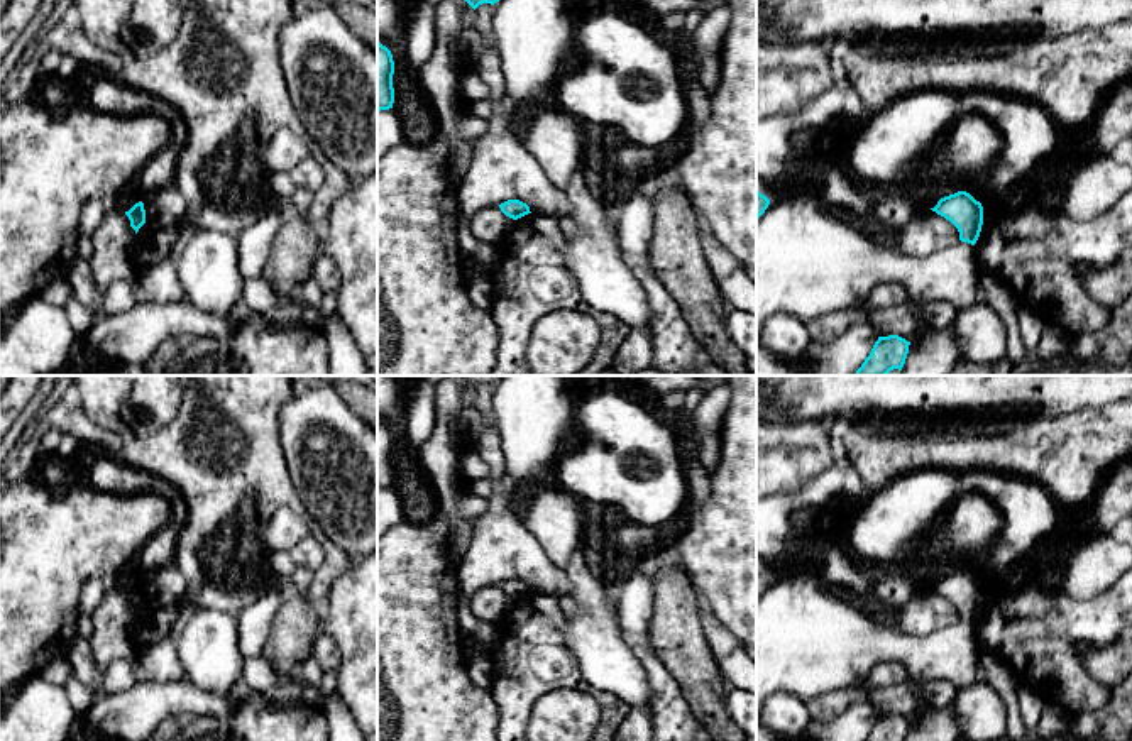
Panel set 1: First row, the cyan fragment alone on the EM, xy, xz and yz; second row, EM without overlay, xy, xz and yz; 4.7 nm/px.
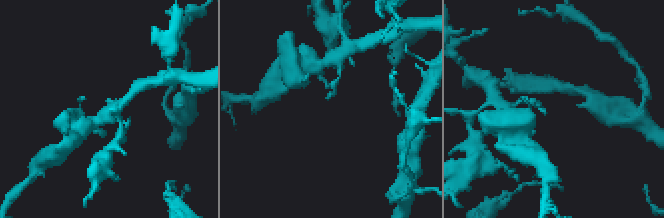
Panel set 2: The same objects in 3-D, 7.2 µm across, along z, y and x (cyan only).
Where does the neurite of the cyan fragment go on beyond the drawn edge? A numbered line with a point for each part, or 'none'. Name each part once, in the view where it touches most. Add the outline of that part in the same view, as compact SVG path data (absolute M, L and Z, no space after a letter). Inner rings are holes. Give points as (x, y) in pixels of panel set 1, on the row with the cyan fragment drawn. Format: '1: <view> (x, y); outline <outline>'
none

